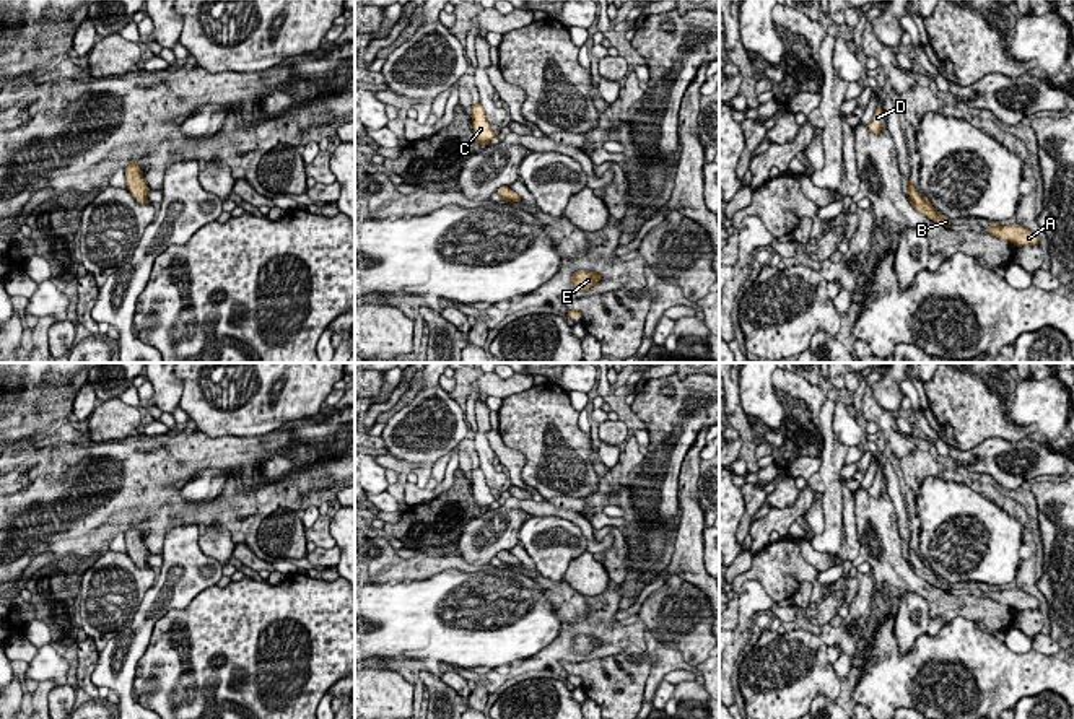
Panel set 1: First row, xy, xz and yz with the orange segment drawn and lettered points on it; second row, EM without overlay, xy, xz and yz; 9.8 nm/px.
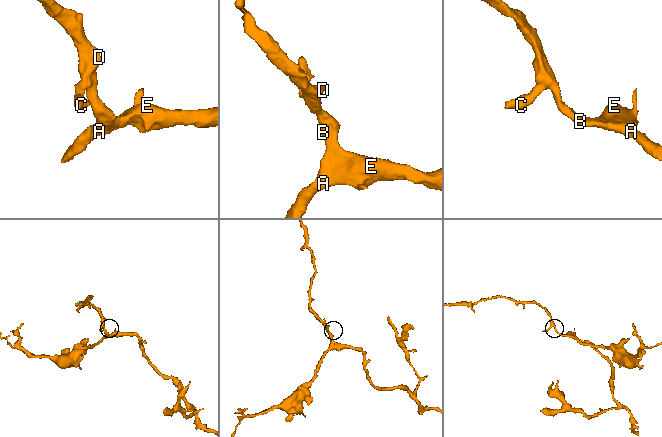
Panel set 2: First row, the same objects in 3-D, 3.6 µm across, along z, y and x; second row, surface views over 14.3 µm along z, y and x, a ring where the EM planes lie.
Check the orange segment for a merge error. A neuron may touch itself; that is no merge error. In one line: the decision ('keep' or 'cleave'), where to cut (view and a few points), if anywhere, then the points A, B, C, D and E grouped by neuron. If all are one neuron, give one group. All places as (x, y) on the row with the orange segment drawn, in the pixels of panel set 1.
keep; no cut; A B C D E

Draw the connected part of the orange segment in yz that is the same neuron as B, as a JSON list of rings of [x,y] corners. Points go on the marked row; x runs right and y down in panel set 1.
[[[908,181],[908,194],[910,194],[910,197],[908,197],[910,203],[916,211],[923,213],[924,216],[928,216],[929,220],[932,220],[937,224],[950,228],[950,224],[952,224],[950,220],[947,216],[941,215],[932,207],[932,203],[926,197],[923,197],[921,192],[918,192],[915,189],[915,185],[910,181]]]

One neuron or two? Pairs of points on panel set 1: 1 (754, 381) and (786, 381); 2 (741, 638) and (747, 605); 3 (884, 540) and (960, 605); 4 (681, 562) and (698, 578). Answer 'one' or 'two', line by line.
1: two
2: one
3: one
4: one

